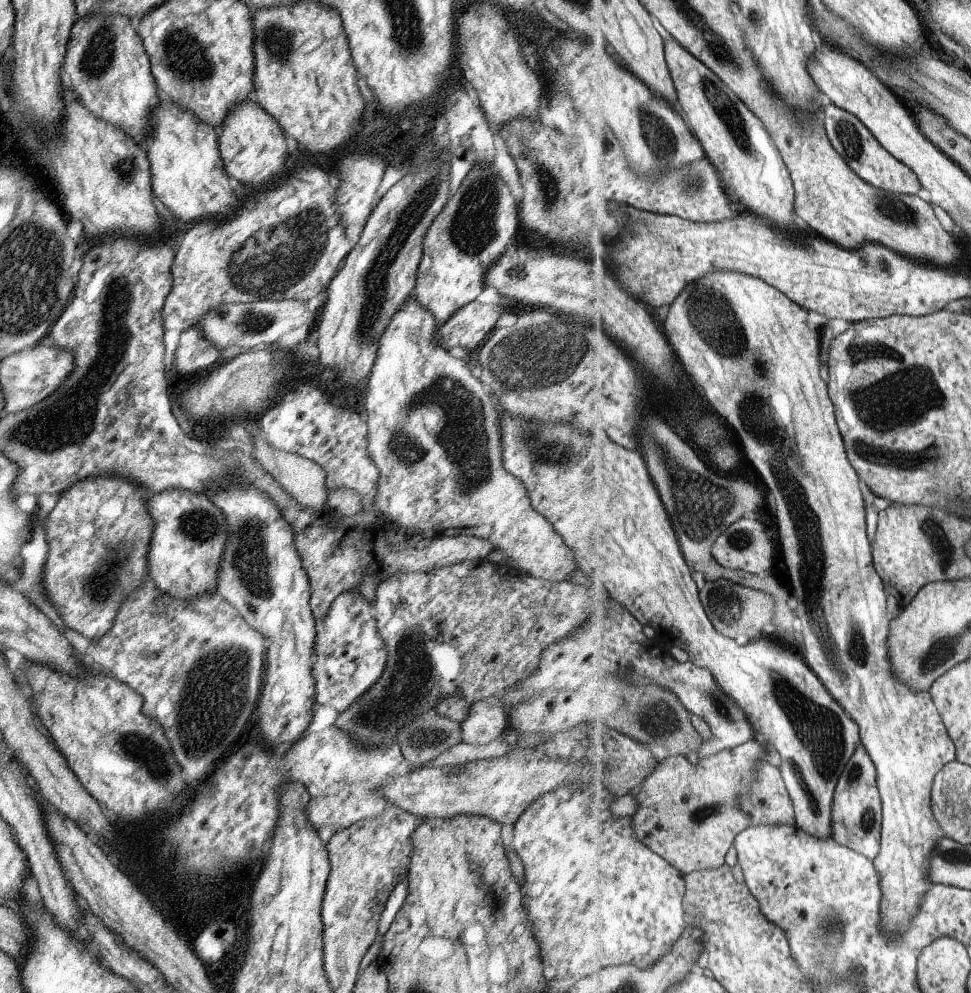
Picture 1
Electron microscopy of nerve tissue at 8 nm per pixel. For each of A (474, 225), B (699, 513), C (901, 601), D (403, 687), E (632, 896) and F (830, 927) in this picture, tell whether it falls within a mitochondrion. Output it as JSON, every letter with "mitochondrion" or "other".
{"A":"mitochondrion","B":"mitochondrion","C":"other","D":"mitochondrion","E":"other","F":"mitochondrion"}

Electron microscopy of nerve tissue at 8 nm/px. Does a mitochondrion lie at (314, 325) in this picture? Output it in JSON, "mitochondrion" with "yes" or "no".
{"mitochondrion":"no"}

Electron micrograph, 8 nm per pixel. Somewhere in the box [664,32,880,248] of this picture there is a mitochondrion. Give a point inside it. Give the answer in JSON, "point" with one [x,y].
{"point":[721,106]}

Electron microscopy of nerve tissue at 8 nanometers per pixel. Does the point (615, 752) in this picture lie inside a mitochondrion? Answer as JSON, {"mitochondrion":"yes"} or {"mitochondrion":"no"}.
{"mitochondrion":"no"}

